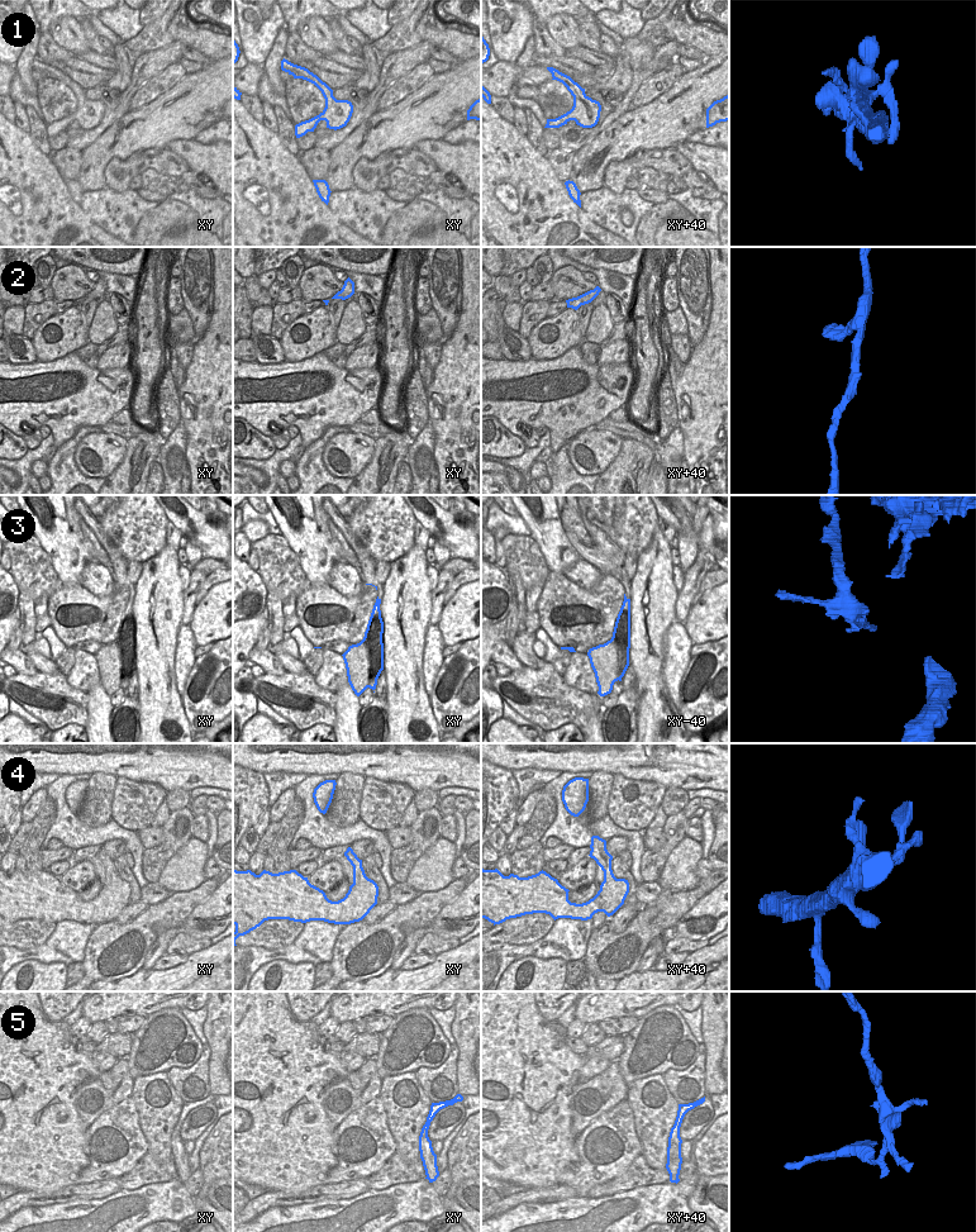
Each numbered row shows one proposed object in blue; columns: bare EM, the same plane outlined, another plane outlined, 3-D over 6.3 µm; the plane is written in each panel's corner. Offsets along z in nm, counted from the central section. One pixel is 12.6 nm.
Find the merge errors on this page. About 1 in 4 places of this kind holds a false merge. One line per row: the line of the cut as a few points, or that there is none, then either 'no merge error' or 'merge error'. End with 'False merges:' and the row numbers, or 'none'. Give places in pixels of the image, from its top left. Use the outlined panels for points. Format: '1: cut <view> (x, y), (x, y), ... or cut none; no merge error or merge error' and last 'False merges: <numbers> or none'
1: cut xy (312, 72), (313, 77), (309, 81); merge error
2: cut none; no merge error
3: cut xy (357, 643), (363, 645), (367, 651), (369, 686); merge error
4: cut none; no merge error
5: cut xy+40 (669, 1145), (674, 1144), (680, 1151); merge error
False merges: 1, 3, 5

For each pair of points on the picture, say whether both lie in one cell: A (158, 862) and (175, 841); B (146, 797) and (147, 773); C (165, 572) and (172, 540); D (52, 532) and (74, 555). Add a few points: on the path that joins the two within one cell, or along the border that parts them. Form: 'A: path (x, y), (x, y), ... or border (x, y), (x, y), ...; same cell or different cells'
A: path (158, 857), (170, 846); same cell
B: border (118, 776), (156, 783), (166, 792); different cells
C: border (167, 543), (176, 550); different cells
D: path (56, 537), (68, 550); same cell

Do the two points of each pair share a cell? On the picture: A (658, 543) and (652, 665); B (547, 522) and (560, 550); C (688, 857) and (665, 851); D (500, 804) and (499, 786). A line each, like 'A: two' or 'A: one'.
A: one
B: one
C: two
D: one

